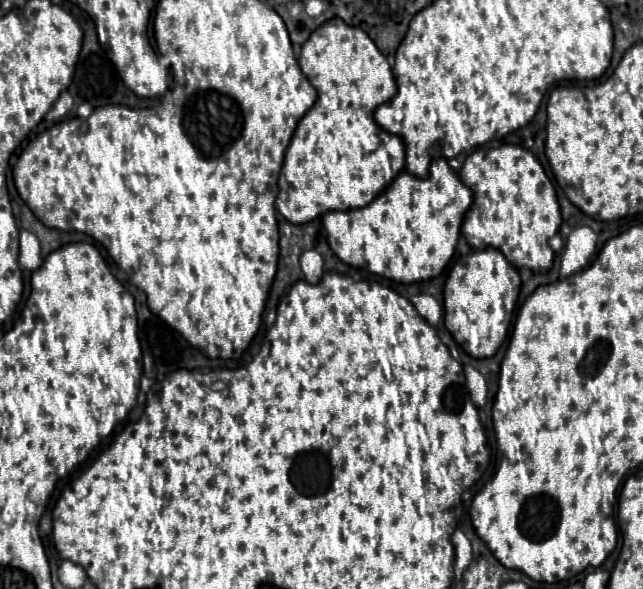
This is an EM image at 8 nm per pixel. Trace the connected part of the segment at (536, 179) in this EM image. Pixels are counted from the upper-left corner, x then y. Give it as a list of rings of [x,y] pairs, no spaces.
[[[486,145],[468,153],[458,175],[474,195],[474,201],[462,221],[462,235],[466,237],[468,245],[474,249],[502,249],[508,263],[512,263],[516,269],[550,269],[554,251],[550,249],[548,241],[556,235],[562,217],[554,185],[546,177],[538,159],[520,145]]]

